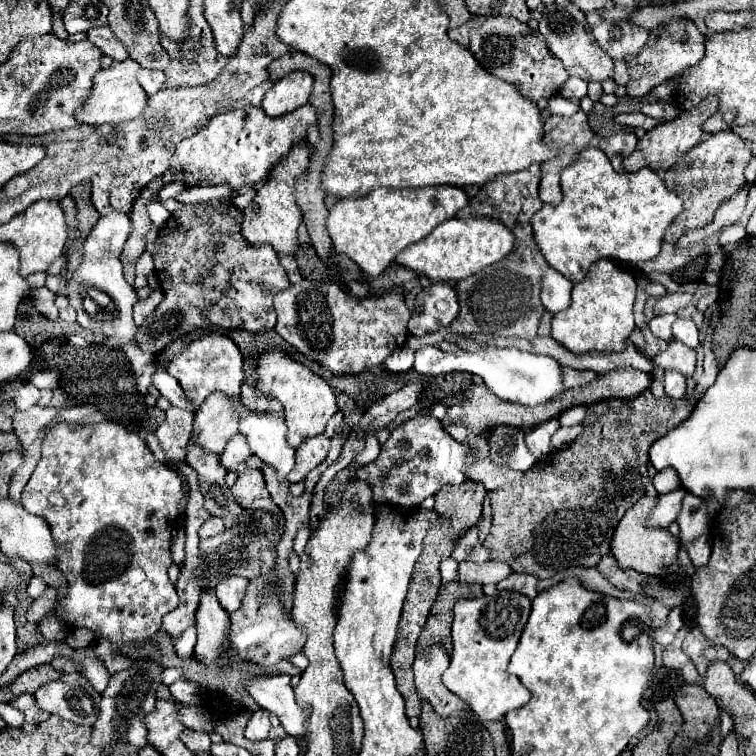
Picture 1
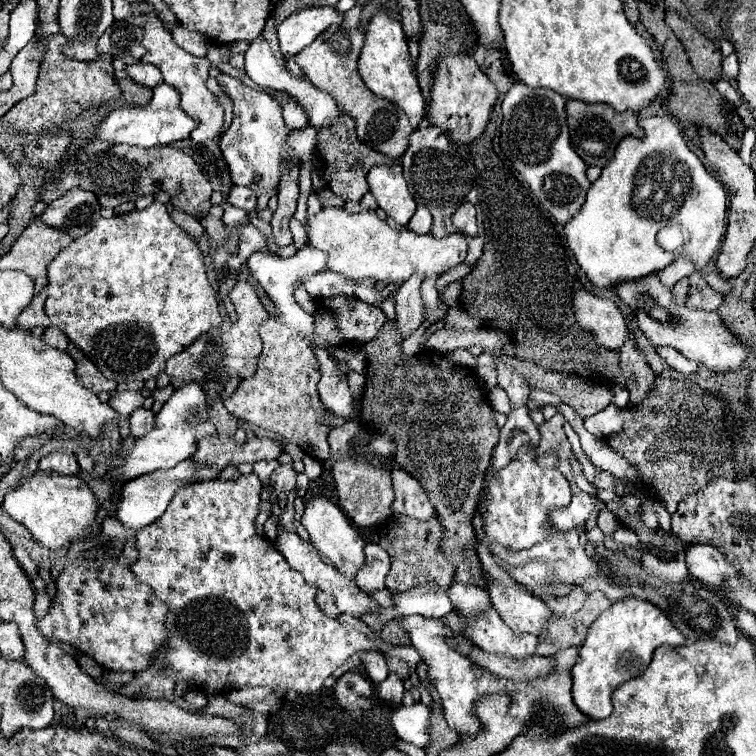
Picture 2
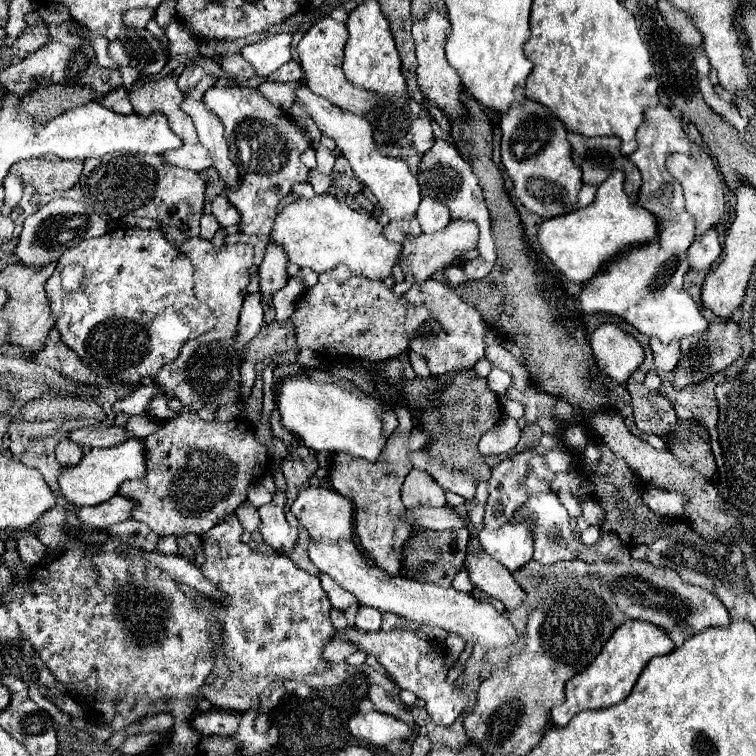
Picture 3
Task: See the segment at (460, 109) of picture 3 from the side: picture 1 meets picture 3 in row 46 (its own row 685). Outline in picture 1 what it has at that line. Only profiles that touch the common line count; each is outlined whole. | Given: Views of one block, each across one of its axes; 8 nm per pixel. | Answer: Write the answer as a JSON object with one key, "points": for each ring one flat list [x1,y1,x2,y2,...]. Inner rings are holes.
{"points":[[436,644,430,650,426,650,422,656,414,660,414,682,416,690,422,700,430,702,432,708,436,710,438,716,448,718,448,716,460,716,466,714,470,708,466,702,462,702,458,696,454,696,444,684,442,684,442,674,448,668,448,654,446,650]]}

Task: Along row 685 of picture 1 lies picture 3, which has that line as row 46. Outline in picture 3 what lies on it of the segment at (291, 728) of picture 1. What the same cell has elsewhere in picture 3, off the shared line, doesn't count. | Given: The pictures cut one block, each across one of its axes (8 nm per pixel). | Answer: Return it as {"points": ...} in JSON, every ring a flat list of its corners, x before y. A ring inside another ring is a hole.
{"points":[[278,34,264,42,244,46,242,56,252,64,256,76,268,78,272,72,276,72,280,66,292,60,290,42,292,34]]}

